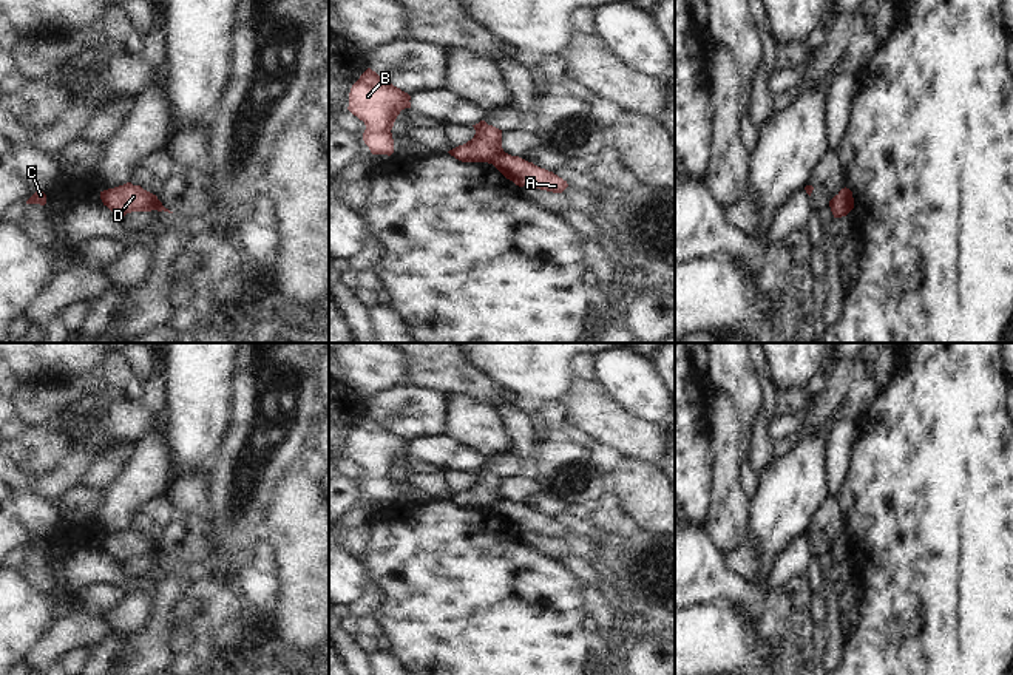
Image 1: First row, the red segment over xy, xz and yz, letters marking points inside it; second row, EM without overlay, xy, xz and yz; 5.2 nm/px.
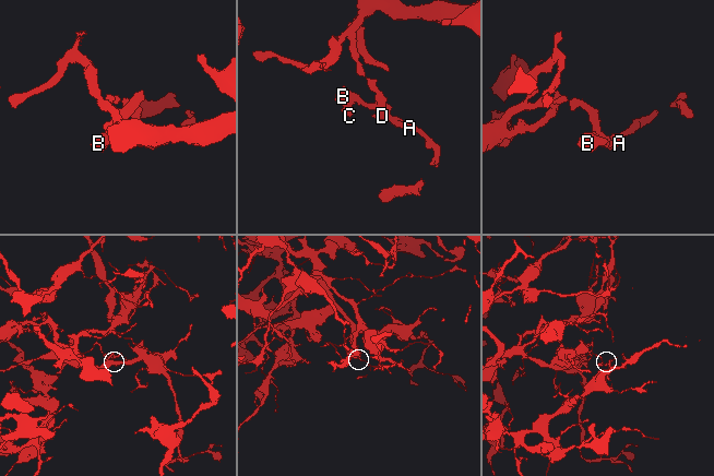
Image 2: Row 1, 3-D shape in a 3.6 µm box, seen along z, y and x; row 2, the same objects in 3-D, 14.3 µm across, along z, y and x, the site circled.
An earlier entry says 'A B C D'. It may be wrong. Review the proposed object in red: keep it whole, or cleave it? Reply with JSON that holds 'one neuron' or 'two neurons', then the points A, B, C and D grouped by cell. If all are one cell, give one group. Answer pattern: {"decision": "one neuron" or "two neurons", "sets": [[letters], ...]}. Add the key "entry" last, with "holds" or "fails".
{"decision": "two neurons", "sets": [["A"], ["B", "C", "D"]], "entry": "fails"}

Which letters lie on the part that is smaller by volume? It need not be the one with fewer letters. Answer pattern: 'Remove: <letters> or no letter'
Remove: A

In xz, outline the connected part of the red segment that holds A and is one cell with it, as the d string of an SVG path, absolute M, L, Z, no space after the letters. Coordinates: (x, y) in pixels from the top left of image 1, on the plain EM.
M502 499L493 507L493 511L516 531L533 531L540 536L562 539L568 530L553 517L540 514L519 502Z

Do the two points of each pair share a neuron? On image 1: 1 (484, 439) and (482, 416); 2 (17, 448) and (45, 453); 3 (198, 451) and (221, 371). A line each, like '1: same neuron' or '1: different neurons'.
1: same neuron
2: same neuron
3: same neuron

